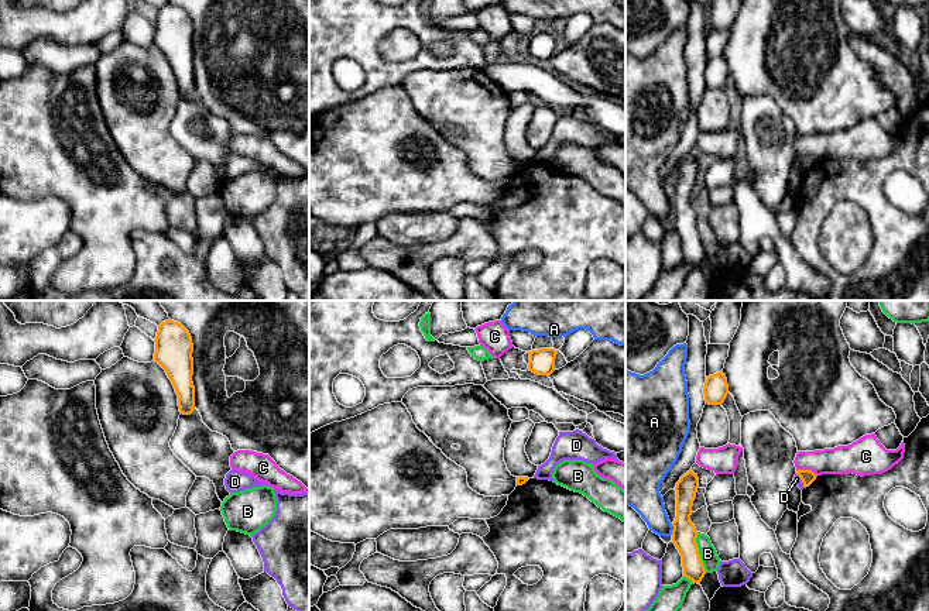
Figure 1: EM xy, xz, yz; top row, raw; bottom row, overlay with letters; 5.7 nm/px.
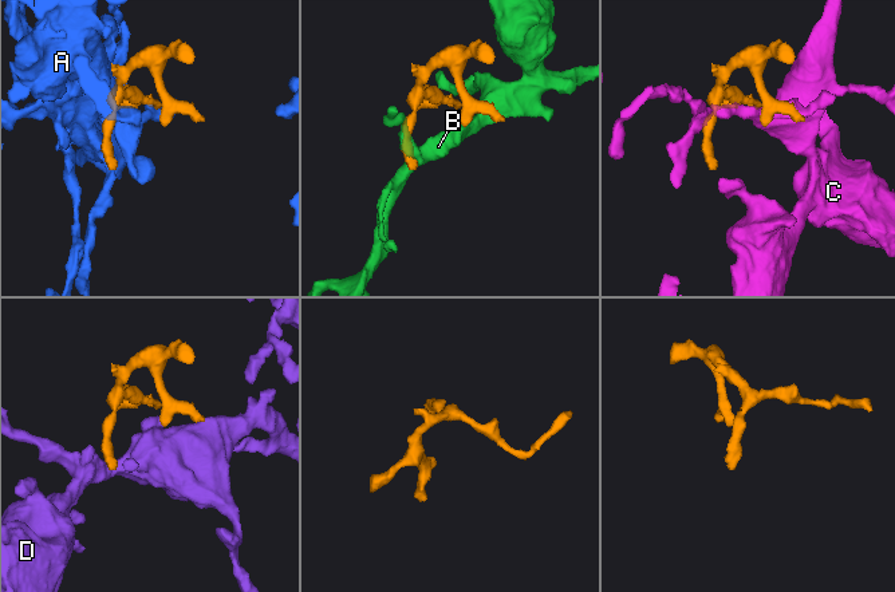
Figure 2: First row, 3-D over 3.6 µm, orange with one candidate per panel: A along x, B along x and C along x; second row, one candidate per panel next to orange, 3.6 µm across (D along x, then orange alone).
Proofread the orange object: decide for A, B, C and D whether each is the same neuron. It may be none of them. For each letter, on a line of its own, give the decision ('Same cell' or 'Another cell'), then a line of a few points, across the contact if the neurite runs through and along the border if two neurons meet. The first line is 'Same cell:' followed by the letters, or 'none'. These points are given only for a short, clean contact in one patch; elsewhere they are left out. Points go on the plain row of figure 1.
Same cell: none
A: Another cell
B: Another cell. Line: yz (696, 216), (698, 237), (706, 256)
C: Another cell. Line: yz (796, 153), (809, 153), (816, 160)
D: Another cell. Line: yz (796, 155), (805, 171)

